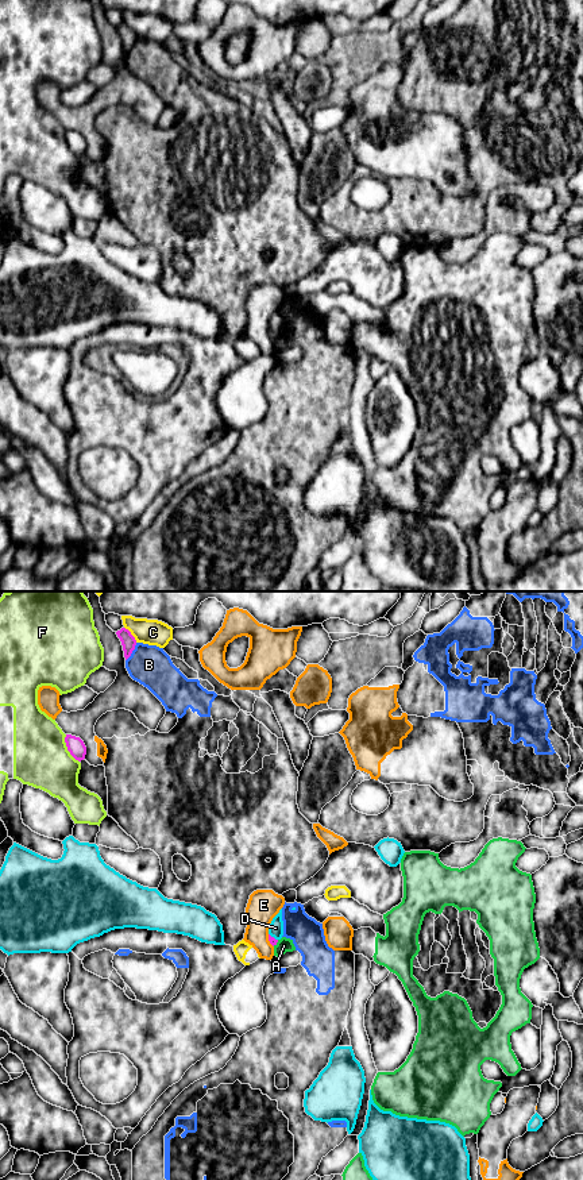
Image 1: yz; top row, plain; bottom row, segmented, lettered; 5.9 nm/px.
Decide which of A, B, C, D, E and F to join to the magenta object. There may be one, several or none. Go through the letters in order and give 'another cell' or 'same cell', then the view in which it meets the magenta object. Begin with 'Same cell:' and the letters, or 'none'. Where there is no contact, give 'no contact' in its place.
Same cell: none
A: another cell | yz
B: another cell | yz
C: another cell | yz
D: another cell | yz
E: another cell | yz
F: another cell | yz

